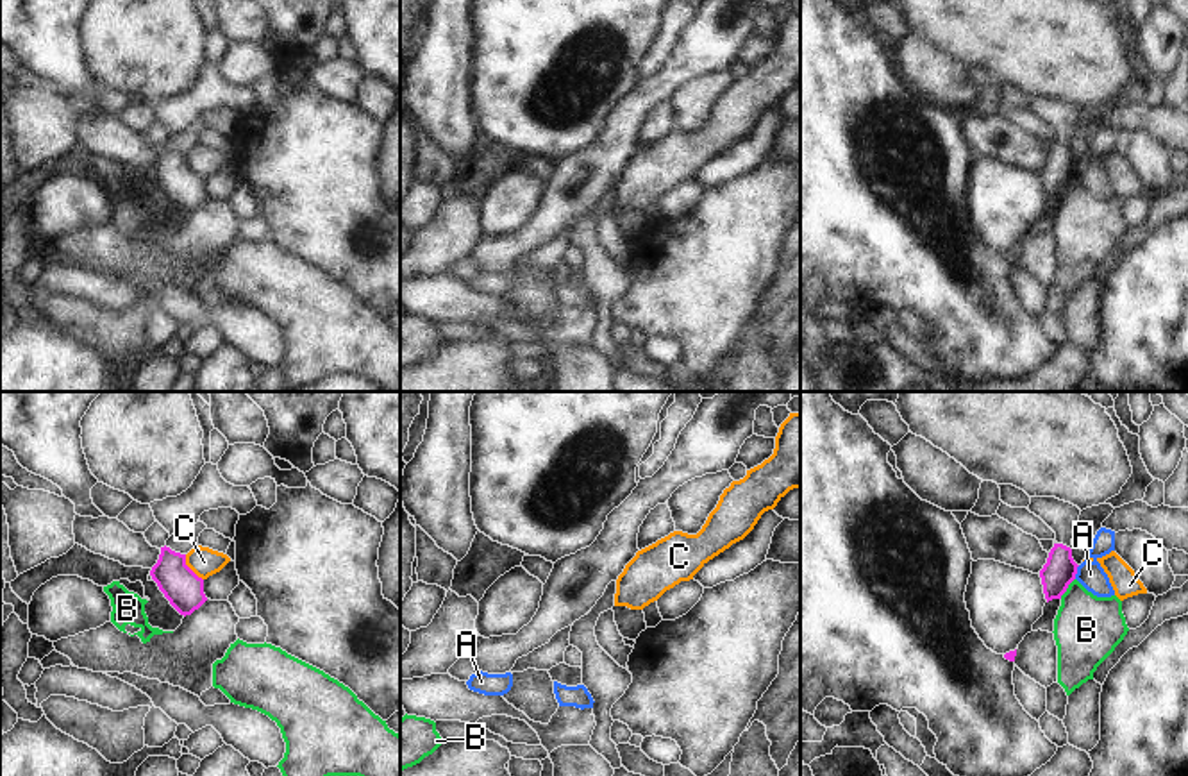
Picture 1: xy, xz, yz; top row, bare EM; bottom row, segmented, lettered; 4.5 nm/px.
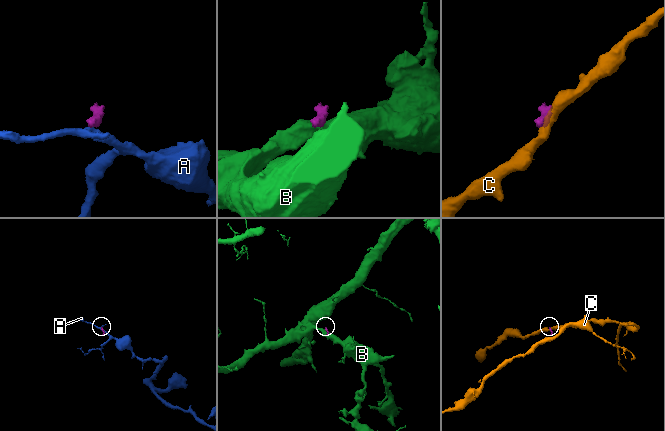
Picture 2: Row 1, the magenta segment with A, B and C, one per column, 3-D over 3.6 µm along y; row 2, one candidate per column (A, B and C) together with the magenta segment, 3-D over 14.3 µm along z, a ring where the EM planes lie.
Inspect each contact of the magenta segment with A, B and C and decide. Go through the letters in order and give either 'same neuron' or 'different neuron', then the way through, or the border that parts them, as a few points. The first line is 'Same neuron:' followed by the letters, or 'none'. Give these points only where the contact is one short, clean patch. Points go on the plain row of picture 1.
Same neuron: none
A: different neuron | along yz (1079, 165), (1074, 177)
B: different neuron | along yz (1074, 177), (1060, 197)
C: different neuron | along xy (184, 154), (184, 161), (202, 179)

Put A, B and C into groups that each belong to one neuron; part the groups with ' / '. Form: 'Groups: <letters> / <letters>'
Groups: A / B / C

